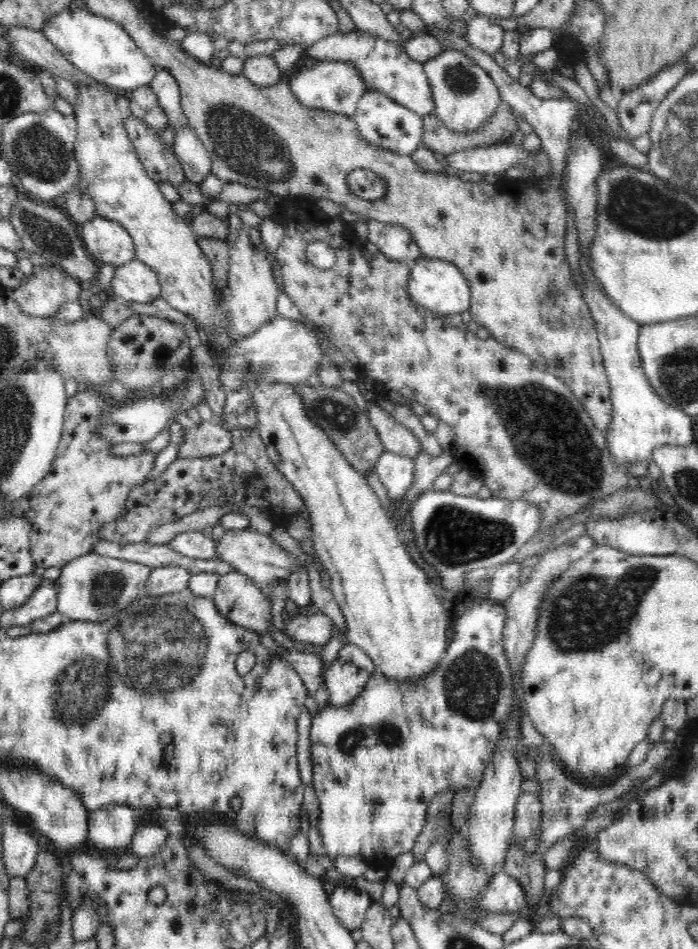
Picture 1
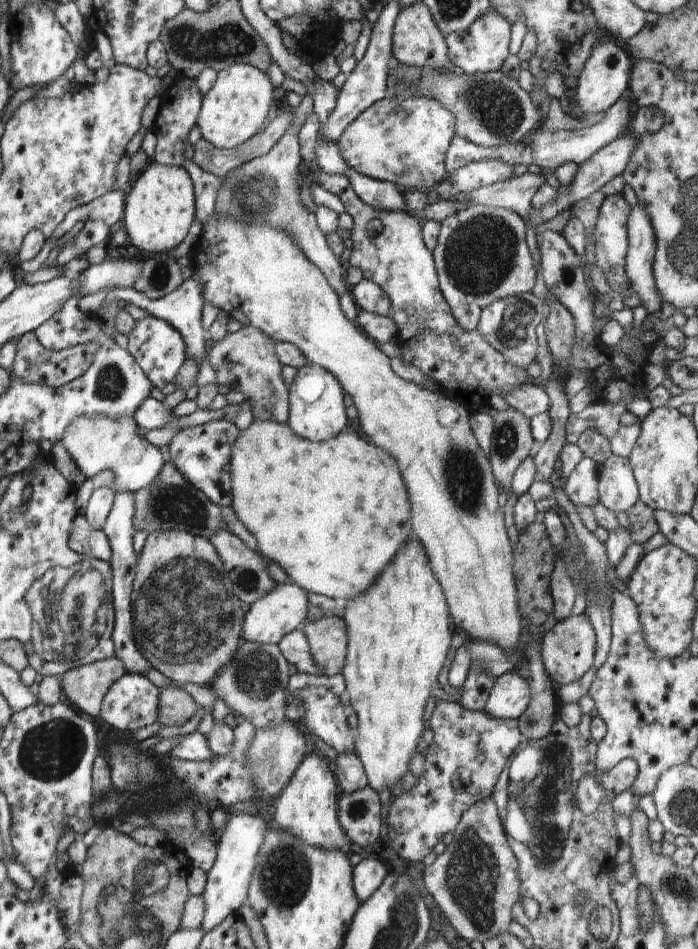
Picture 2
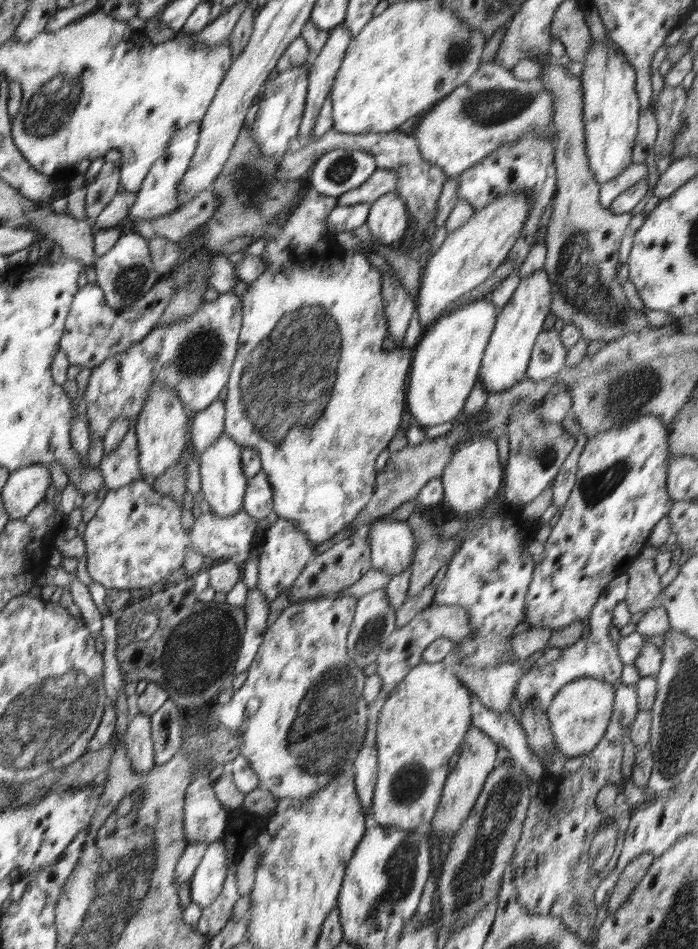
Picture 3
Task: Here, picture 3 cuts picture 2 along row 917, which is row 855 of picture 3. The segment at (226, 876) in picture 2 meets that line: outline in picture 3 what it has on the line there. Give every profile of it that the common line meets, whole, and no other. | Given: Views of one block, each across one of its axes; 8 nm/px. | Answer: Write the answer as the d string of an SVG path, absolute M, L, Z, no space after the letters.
M222 839L208 845L190 881L190 900L202 910L220 894L229 872L226 843Z

